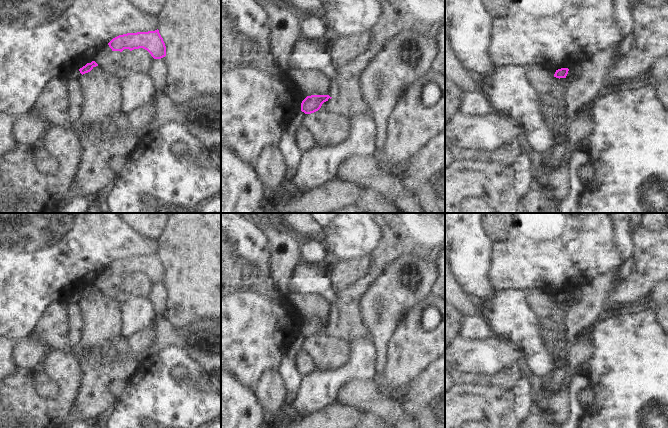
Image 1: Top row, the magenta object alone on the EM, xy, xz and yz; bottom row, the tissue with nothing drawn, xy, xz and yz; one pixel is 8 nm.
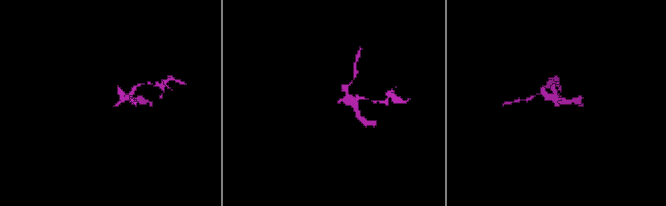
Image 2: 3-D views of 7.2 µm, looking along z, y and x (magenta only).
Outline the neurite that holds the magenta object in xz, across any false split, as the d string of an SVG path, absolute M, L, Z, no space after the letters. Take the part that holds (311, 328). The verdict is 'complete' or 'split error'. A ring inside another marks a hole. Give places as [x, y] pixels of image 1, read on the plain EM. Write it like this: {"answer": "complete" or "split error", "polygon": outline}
{"answer": "complete", "polygon": "M311 319L307 320L301 327L301 335L305 338L311 338L318 335L322 328L328 323L331 323L329 319Z"}

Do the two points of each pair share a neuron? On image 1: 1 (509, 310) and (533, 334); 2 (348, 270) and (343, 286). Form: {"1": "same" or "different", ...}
{"1": "same", "2": "same"}

